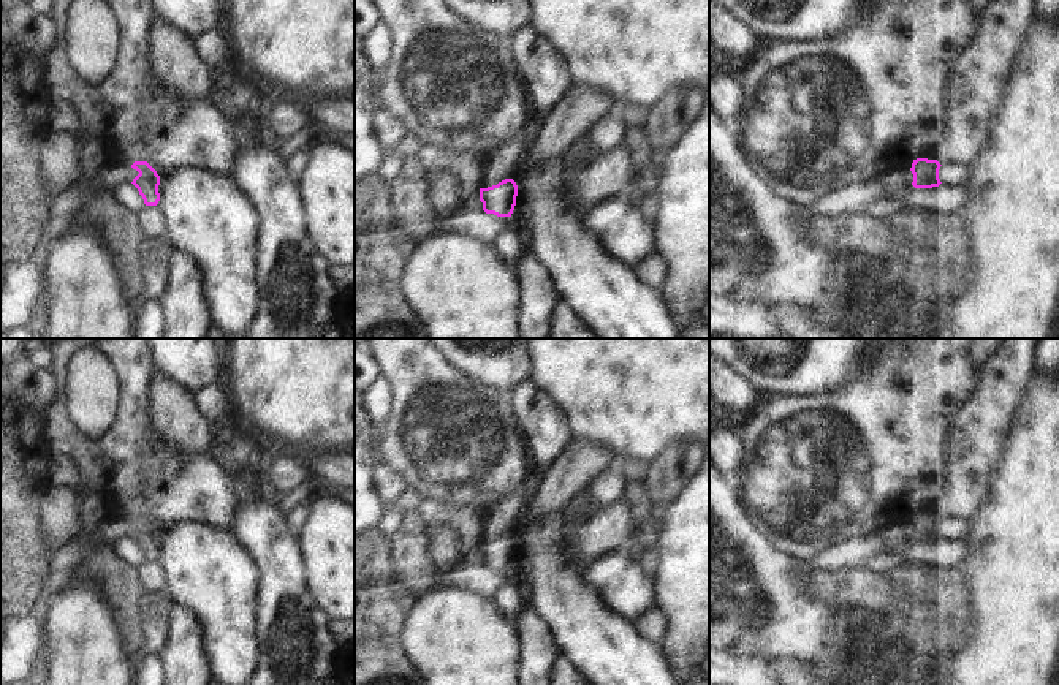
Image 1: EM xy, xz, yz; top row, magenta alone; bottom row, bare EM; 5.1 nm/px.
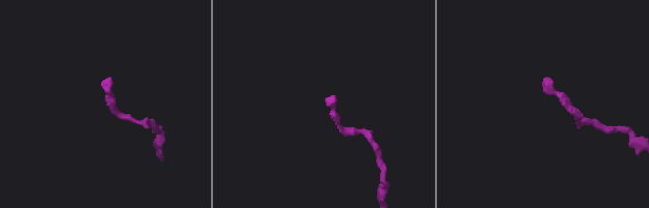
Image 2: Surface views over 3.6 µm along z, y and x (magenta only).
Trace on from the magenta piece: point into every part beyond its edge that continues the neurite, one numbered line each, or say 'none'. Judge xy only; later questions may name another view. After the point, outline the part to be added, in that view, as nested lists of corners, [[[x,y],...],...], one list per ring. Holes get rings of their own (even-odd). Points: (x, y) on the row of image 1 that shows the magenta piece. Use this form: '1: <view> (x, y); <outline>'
none

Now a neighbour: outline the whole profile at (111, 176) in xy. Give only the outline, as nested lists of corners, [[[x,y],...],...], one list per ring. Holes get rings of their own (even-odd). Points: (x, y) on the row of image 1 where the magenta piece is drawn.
[[[112,161],[98,171],[97,182],[103,190],[116,190],[120,184],[131,184],[139,172],[122,161]]]

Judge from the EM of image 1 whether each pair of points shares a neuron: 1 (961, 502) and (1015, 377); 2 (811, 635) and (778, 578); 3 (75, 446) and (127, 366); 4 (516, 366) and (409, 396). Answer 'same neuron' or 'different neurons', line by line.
1: same neuron
2: same neuron
3: same neuron
4: different neurons

